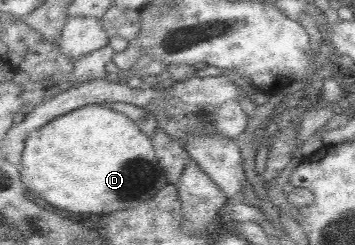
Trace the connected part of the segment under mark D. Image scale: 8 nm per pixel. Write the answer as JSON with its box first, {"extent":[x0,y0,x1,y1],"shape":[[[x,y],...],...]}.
{"extent":[18,104,170,214],"shape":[[[101,104],[83,106],[62,114],[32,132],[26,138],[21,154],[18,180],[50,206],[78,214],[112,214],[134,208],[156,196],[170,183],[156,158],[151,138],[140,130],[134,118]]]}

